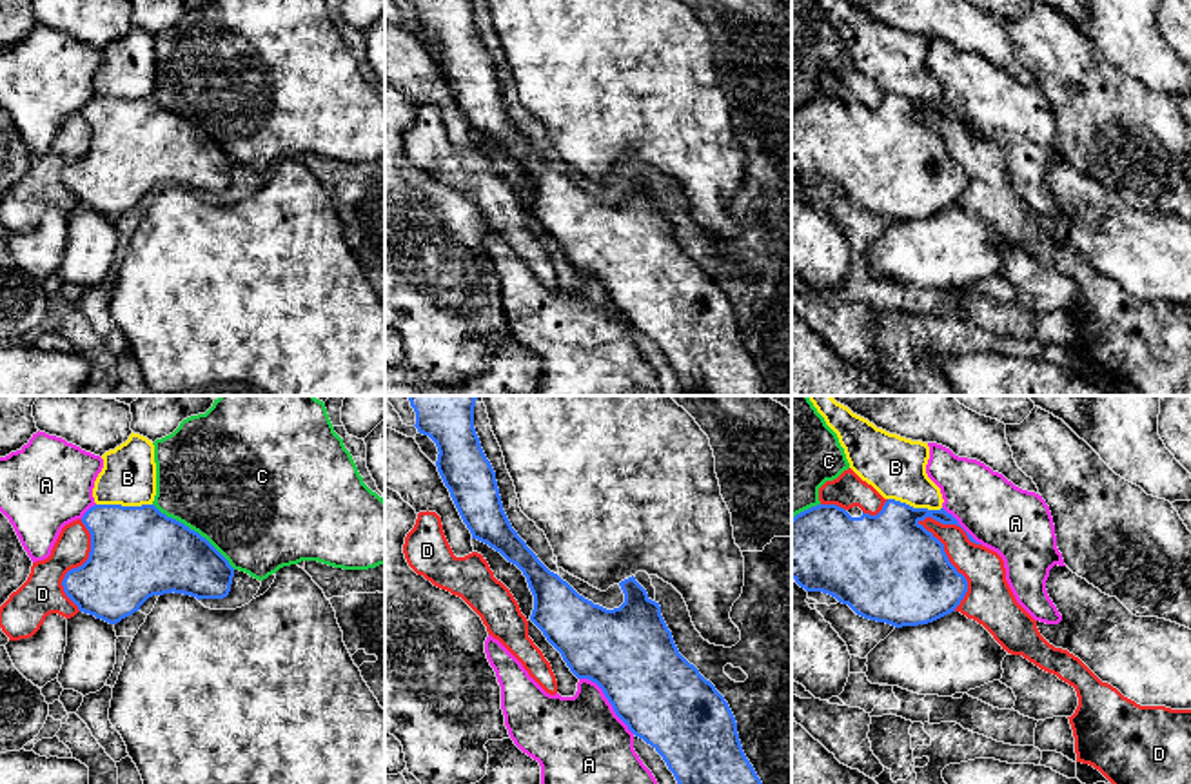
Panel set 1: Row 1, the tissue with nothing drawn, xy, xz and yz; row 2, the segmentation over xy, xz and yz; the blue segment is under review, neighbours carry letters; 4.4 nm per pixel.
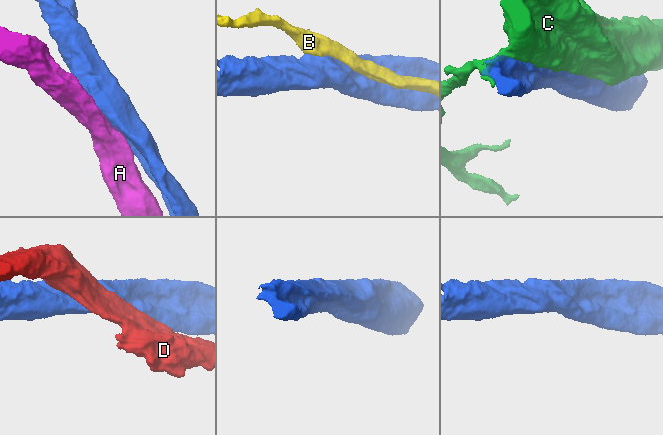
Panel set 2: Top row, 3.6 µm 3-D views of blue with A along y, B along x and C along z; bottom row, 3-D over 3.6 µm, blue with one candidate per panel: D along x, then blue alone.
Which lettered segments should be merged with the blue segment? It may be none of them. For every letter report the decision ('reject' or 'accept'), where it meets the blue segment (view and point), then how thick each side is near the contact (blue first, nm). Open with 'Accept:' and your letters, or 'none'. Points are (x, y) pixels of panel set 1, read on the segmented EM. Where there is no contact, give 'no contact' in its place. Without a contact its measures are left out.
Accept: none
A: reject; meets blue in xz at (609, 701); 400 nm thick on the blue side, 380 nm on the other
B: reject; meets blue in xy at (124, 507); 420 nm thick on the blue side, 240 nm on the other
C: reject; meets blue in xy at (193, 530); 400 nm thick on the blue side, 500 nm on the other
D: reject; meets blue in yz at (950, 563); 460 nm thick on the blue side, 220 nm on the other

